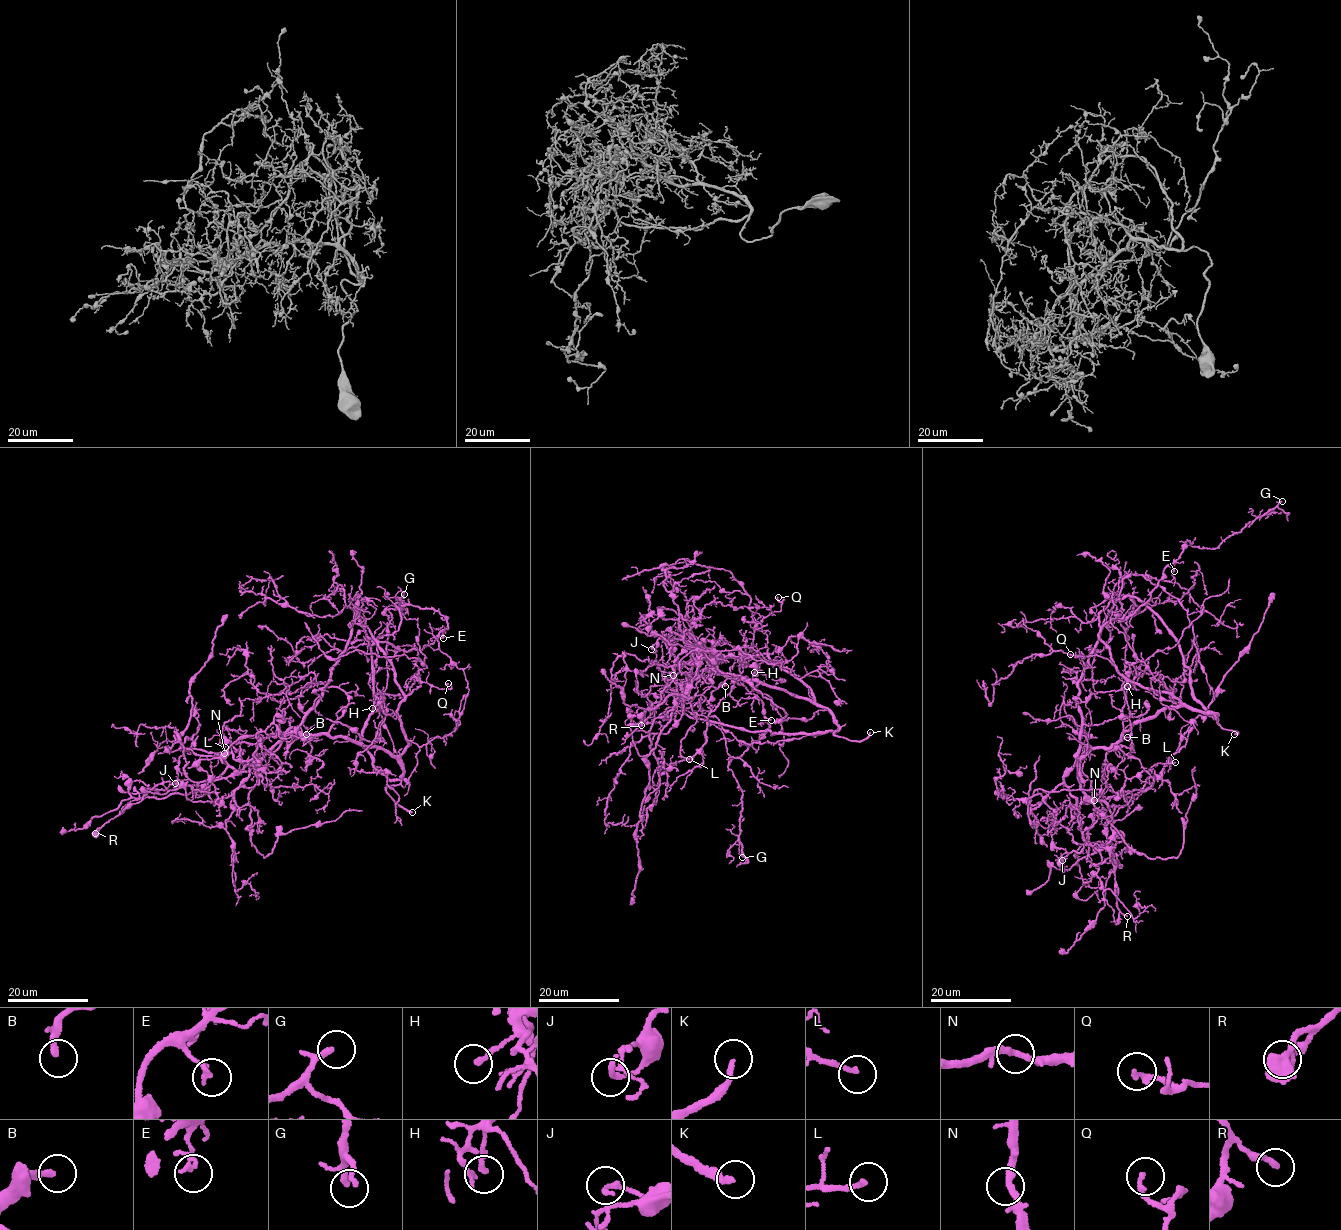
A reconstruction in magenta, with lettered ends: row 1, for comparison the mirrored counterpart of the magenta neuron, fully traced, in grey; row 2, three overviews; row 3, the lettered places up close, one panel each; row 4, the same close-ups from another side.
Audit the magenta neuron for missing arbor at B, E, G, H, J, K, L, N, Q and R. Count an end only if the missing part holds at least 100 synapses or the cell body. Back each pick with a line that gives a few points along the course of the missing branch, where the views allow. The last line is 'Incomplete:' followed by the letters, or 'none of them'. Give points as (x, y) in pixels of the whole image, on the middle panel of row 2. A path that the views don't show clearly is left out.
B: missing branch runs (725, 686), (712, 703), (680, 703), (674, 712), (652, 726), (639, 768), (622, 778)
K: missing branch runs (870, 732), (870, 709), (883, 686), (902, 671), (902, 655)
Incomplete: B, K

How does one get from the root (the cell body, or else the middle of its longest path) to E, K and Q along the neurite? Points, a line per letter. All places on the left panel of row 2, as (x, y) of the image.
E: (327, 686), (331, 666), (344, 650), (356, 612), (373, 638), (400, 650), (422, 650), (442, 630), (443, 638)
K: (327, 686), (315, 706), (294, 726), (298, 734), (339, 737), (399, 756), (401, 780), (386, 790), (412, 812)
Q: (327, 686), (356, 612), (392, 665), (402, 693), (408, 694), (421, 681), (443, 689), (448, 683)

